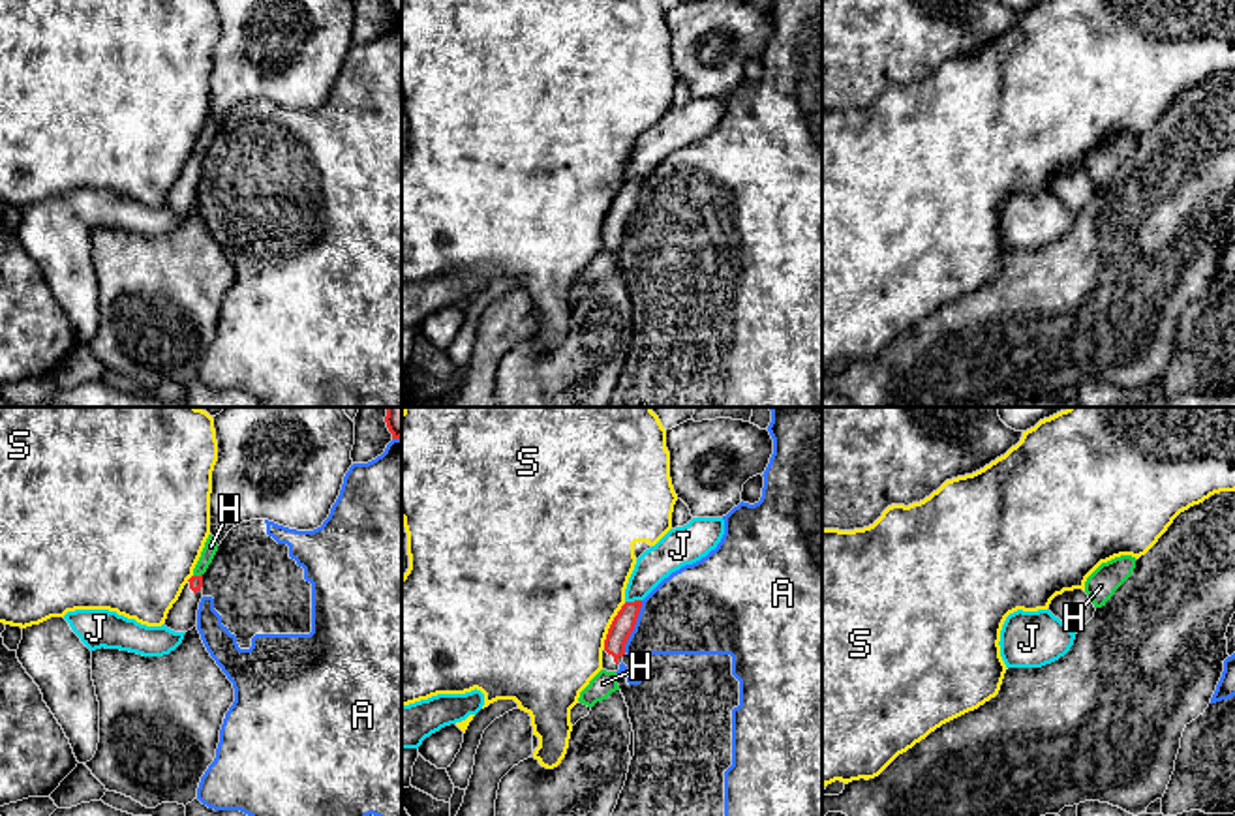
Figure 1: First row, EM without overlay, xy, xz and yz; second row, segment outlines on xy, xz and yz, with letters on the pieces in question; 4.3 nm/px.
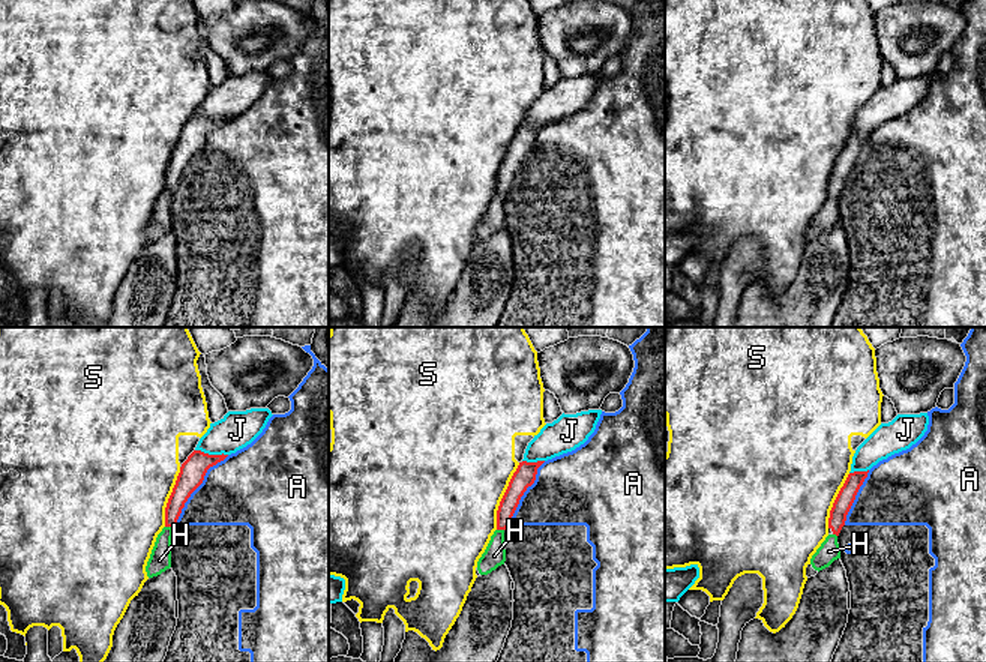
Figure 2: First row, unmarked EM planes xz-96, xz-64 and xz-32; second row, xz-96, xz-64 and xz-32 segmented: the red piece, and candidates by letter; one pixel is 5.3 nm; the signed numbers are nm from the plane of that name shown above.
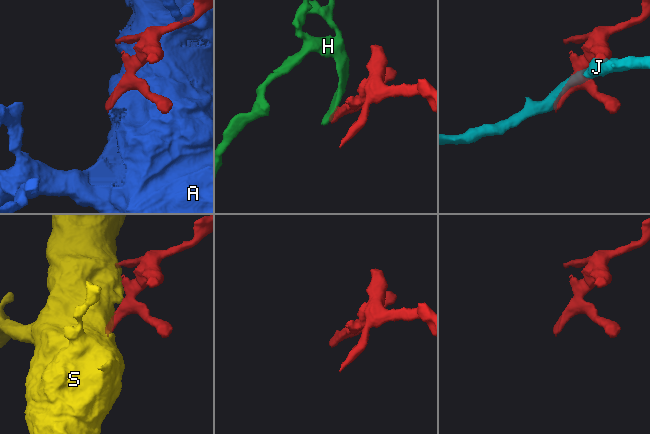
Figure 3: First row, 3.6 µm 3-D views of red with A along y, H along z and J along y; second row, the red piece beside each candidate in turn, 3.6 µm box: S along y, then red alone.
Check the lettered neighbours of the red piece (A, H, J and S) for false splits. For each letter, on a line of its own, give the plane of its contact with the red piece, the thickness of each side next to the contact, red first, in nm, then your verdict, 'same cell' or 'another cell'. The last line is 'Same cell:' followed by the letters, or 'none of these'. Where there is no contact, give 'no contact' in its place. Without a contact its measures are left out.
A: meets red in xz; 100 nm thick on the red side, 360 nm on the other; another cell
H: meets red in xy; 60 nm thick on the red side, 60 nm on the other; same cell
J: meets red in xz; 100 nm thick on the red side, 150 nm on the other; another cell
S: meets red in xz; 100 nm thick on the red side, 500 nm on the other; another cell
Same cell: H

